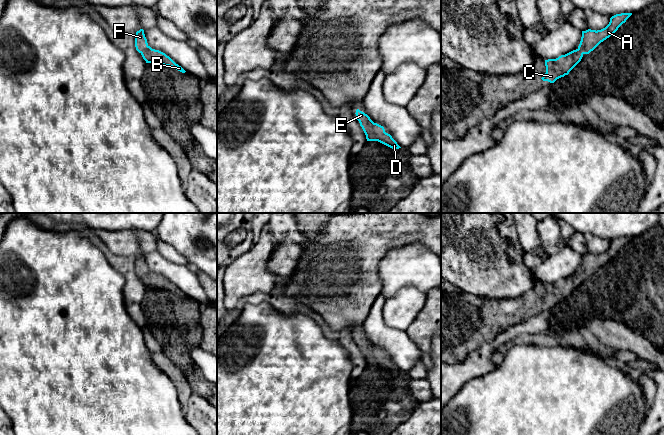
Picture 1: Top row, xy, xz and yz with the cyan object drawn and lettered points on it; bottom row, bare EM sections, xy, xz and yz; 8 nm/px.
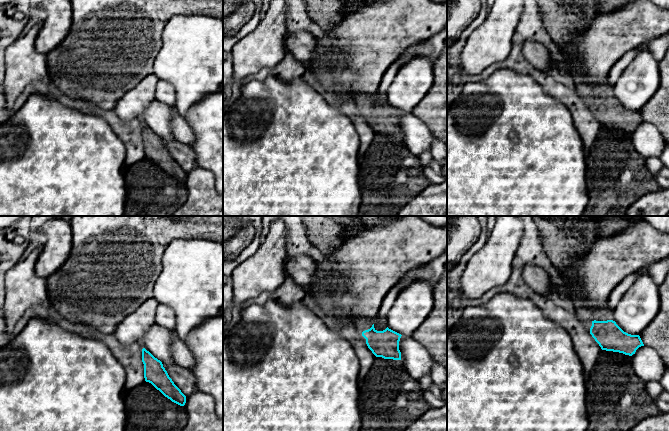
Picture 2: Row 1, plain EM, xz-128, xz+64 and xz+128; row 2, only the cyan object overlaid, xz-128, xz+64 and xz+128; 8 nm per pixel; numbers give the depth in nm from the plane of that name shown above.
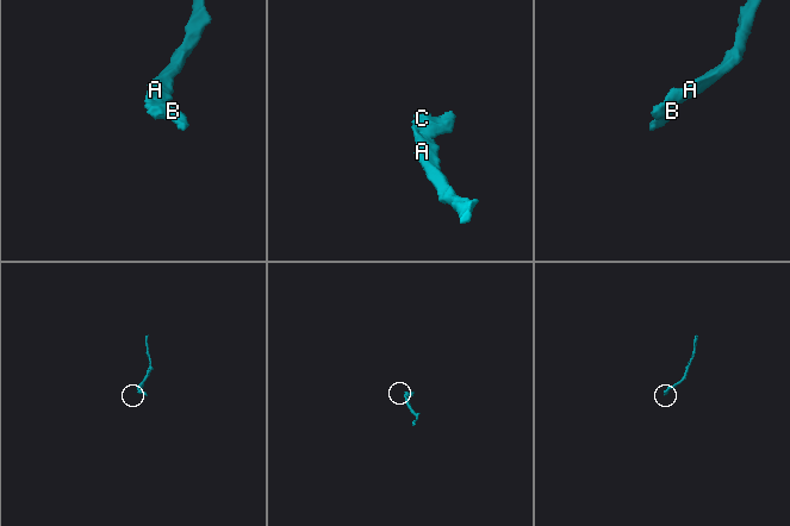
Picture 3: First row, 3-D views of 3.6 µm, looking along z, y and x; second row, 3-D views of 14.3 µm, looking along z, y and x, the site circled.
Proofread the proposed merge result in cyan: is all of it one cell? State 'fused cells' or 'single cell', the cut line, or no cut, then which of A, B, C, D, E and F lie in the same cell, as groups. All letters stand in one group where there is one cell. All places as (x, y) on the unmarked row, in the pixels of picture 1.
single cell; no cut; A B C D E F

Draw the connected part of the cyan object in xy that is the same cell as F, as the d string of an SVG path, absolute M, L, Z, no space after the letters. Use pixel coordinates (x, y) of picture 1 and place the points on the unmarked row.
M140 253L136 256L135 271L136 274L142 279L146 287L169 290L182 297L186 296L165 277L159 274L152 273L147 267L147 263L145 261L143 253Z

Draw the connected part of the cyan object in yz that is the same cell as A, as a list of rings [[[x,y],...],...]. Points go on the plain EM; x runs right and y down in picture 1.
[[[632,237],[616,238],[610,242],[609,248],[601,254],[582,255],[580,268],[576,274],[556,283],[545,284],[546,297],[541,302],[543,305],[554,307],[557,303],[568,299],[569,296],[581,285],[584,278],[589,278],[601,266],[614,258],[626,246]]]

